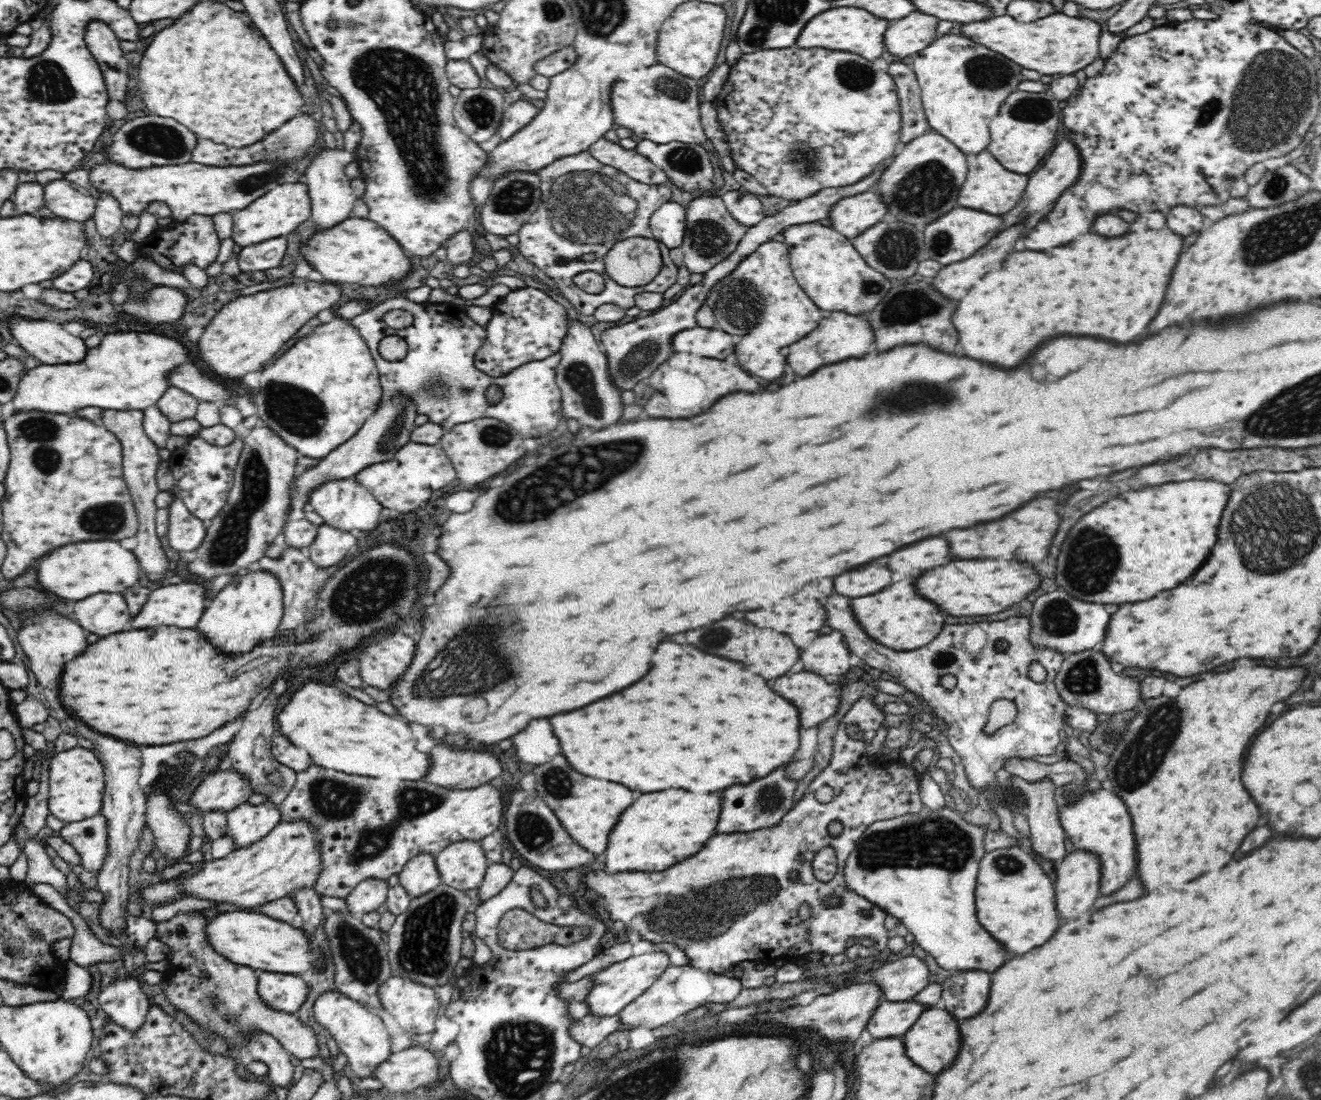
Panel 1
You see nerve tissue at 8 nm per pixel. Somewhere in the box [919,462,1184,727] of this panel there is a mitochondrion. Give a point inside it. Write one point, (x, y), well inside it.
(1097, 557)

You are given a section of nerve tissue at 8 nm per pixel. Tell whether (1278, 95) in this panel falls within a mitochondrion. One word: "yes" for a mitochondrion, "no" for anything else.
yes

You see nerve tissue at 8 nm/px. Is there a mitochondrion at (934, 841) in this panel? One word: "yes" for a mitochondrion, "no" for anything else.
yes

